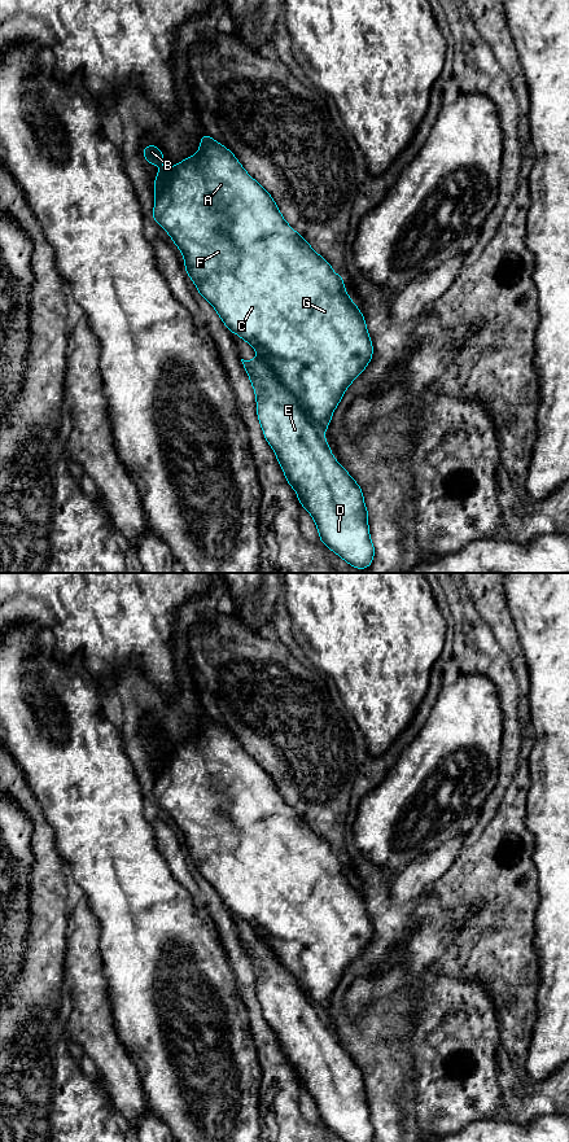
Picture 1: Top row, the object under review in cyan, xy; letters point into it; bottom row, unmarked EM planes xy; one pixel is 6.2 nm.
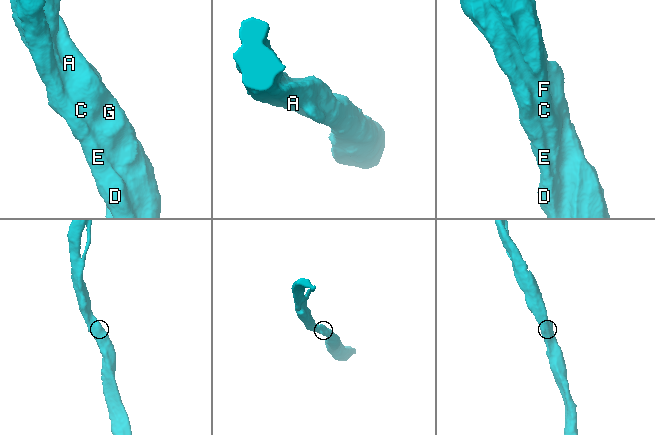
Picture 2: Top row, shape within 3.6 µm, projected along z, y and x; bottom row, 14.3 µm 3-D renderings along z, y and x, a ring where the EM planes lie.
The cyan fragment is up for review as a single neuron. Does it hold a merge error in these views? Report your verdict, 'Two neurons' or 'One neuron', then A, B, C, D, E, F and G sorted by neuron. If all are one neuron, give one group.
One neuron. Groups: A B C D E F G

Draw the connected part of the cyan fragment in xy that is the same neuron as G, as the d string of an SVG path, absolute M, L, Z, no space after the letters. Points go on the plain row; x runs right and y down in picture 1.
M203 714L201 717L200 731L196 736L185 739L170 749L159 748L156 760L157 762L153 763L153 771L156 773L153 800L171 817L175 826L183 833L185 853L196 865L198 874L214 887L226 907L245 920L258 933L258 937L251 942L241 940L255 972L257 996L264 1019L273 1029L288 1064L297 1072L299 1085L312 1097L318 1107L320 1123L345 1142L373 1142L375 1128L369 1119L368 1090L364 1086L362 1069L333 1038L331 1028L324 1019L324 1012L329 1007L332 994L338 986L345 971L368 946L373 935L373 926L367 913L366 901L362 892L347 876L343 858L336 856L331 844L315 833L308 823L285 802L271 775L244 751L233 734L209 716Z

